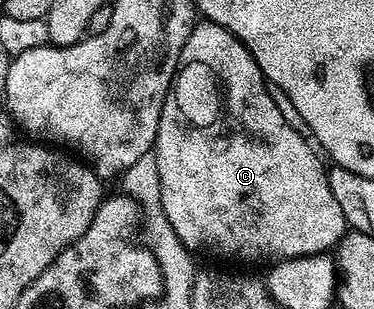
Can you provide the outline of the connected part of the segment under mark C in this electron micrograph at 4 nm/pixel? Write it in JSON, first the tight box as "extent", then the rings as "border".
{"extent":[154,20,346,260],"border":[[[207,20],[197,21],[193,25],[190,36],[182,48],[182,56],[176,65],[172,86],[164,97],[154,153],[158,160],[158,180],[162,188],[162,208],[166,212],[166,220],[170,220],[170,228],[178,232],[178,240],[182,240],[182,244],[190,252],[213,250],[216,254],[237,254],[240,258],[270,258],[269,260],[308,257],[311,254],[331,251],[346,233],[342,207],[339,206],[338,200],[334,200],[334,192],[330,192],[328,170],[326,165],[324,166],[325,159],[317,153],[313,143],[305,135],[294,132],[294,128],[286,124],[286,116],[278,112],[276,98],[266,85],[265,76],[258,68],[254,56],[224,26]]]}

